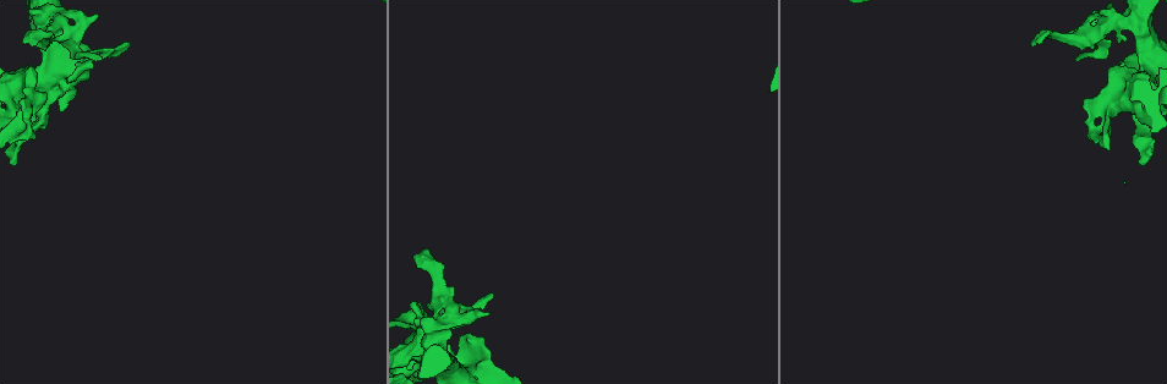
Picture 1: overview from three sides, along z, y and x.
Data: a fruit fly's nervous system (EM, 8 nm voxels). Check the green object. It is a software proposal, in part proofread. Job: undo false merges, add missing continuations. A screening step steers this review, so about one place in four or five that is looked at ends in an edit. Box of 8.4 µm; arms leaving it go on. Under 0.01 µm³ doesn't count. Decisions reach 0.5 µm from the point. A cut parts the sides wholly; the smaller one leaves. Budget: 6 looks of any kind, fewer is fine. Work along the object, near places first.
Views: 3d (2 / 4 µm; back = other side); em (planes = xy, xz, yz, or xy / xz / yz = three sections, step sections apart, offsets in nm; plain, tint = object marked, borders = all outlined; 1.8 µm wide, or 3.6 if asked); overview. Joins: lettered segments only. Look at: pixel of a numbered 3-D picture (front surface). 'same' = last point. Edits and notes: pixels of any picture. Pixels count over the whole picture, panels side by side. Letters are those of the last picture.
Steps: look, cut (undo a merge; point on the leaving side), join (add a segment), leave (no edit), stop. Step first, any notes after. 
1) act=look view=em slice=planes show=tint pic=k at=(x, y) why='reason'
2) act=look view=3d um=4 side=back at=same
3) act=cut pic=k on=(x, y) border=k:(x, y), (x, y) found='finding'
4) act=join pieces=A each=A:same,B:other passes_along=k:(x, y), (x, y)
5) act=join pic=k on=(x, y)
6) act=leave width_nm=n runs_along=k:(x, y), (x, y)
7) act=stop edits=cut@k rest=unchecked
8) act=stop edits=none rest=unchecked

act=look view=3d um=4 pic=1 at=(29, 128) why='calibre changes'

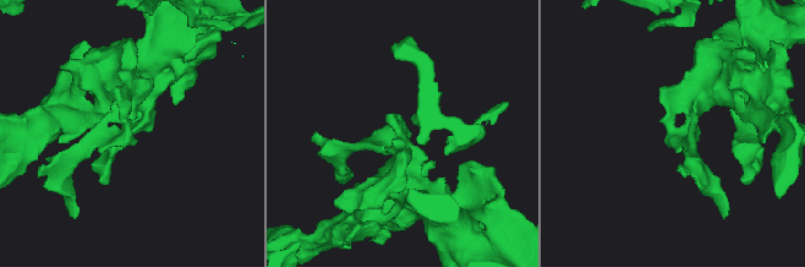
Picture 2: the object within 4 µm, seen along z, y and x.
act=look view=em slice=planes show=plain pic=2 at=(393, 149) why='need the tissue'

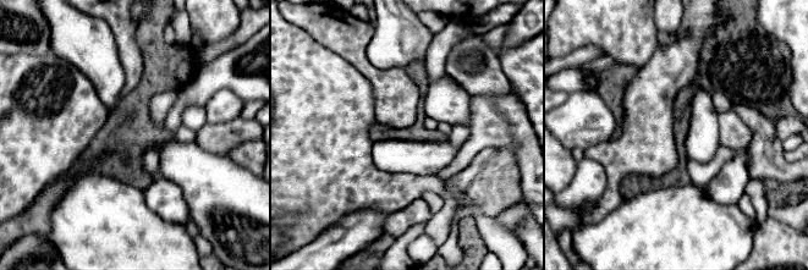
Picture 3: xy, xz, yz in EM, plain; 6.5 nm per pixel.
act=look view=em slice=planes show=borders at=same

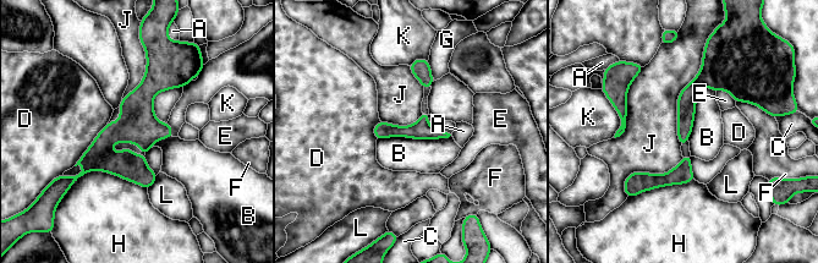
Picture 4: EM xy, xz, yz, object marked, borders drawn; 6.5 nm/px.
act=leave width_nm=110 each=A:other,B:other,C:other,D:other,E:other,F:other,G:other,H:other,J:other,K:other,L:other border=4:(451, 135), (377, 140) found='one neuron here'

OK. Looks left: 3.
act=look view=3d um=4 pic=1 at=(1128, 18) why='looks like a crossing'

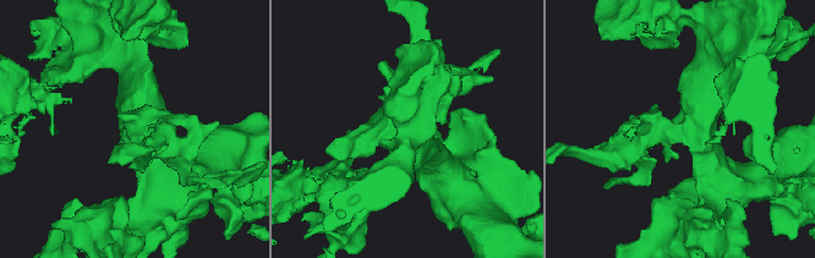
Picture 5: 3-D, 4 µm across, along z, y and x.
act=look view=em um=3.6 slice=xz step=4 show=tint pic=5 at=(680, 127)

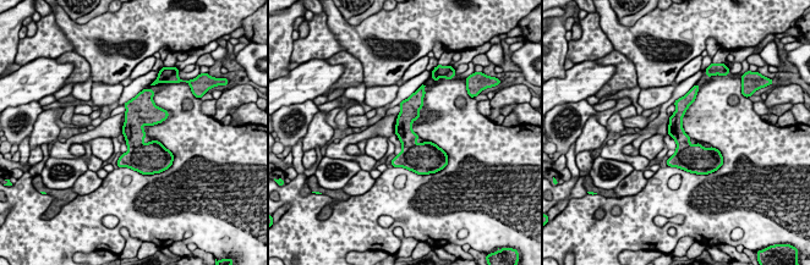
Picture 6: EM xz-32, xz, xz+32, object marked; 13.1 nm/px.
act=look view=em um=3.6 slice=planes show=borders at=same why='another direction'

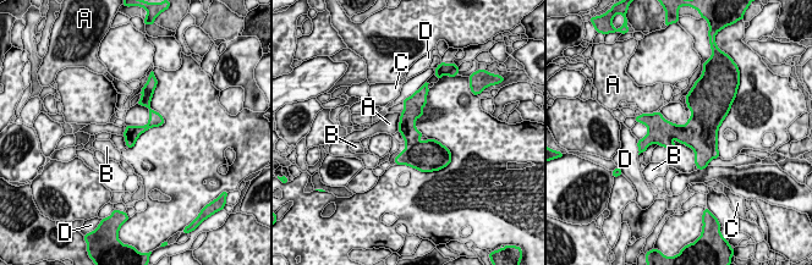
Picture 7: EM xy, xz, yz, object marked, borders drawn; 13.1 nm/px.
act=leave longest_contact=A:260nm each=A:other,B:other,C:other,D:other runs_along=7:(416, 97), (410, 115), (416, 165) found='all the same neuron'

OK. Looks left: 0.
act=stop edits=none rest=unchecked

